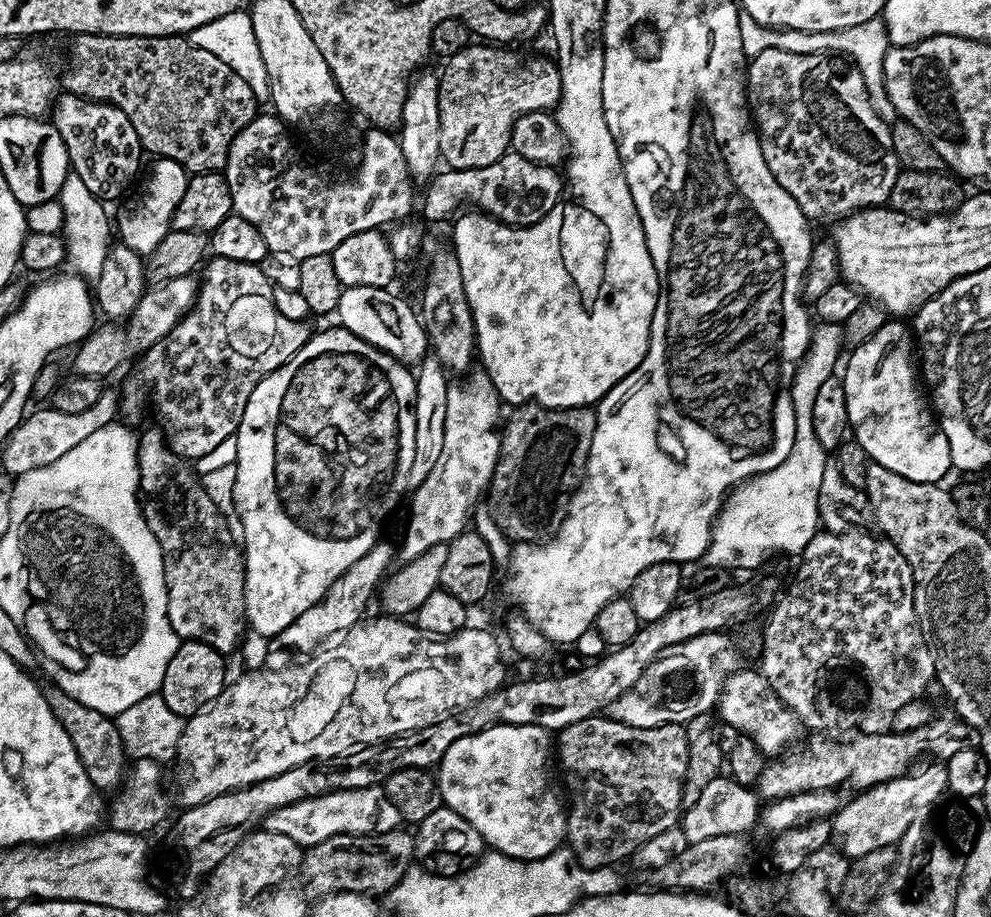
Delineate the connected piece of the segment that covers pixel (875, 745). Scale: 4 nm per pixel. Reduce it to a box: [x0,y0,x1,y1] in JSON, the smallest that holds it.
[755,718,970,802]

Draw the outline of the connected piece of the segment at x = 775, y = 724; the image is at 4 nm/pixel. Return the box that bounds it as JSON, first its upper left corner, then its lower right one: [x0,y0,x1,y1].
[718,666,802,758]

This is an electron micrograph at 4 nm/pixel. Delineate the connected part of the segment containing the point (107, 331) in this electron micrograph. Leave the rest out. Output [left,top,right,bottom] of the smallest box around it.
[73,275,198,378]

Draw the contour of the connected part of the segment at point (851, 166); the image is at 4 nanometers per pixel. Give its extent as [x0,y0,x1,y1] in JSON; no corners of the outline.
[746,50,902,222]

